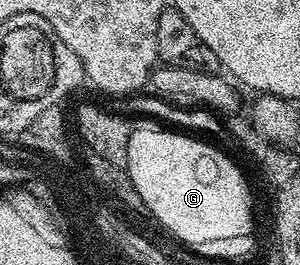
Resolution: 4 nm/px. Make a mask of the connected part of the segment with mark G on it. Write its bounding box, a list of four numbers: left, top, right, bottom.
[127,126,249,245]

